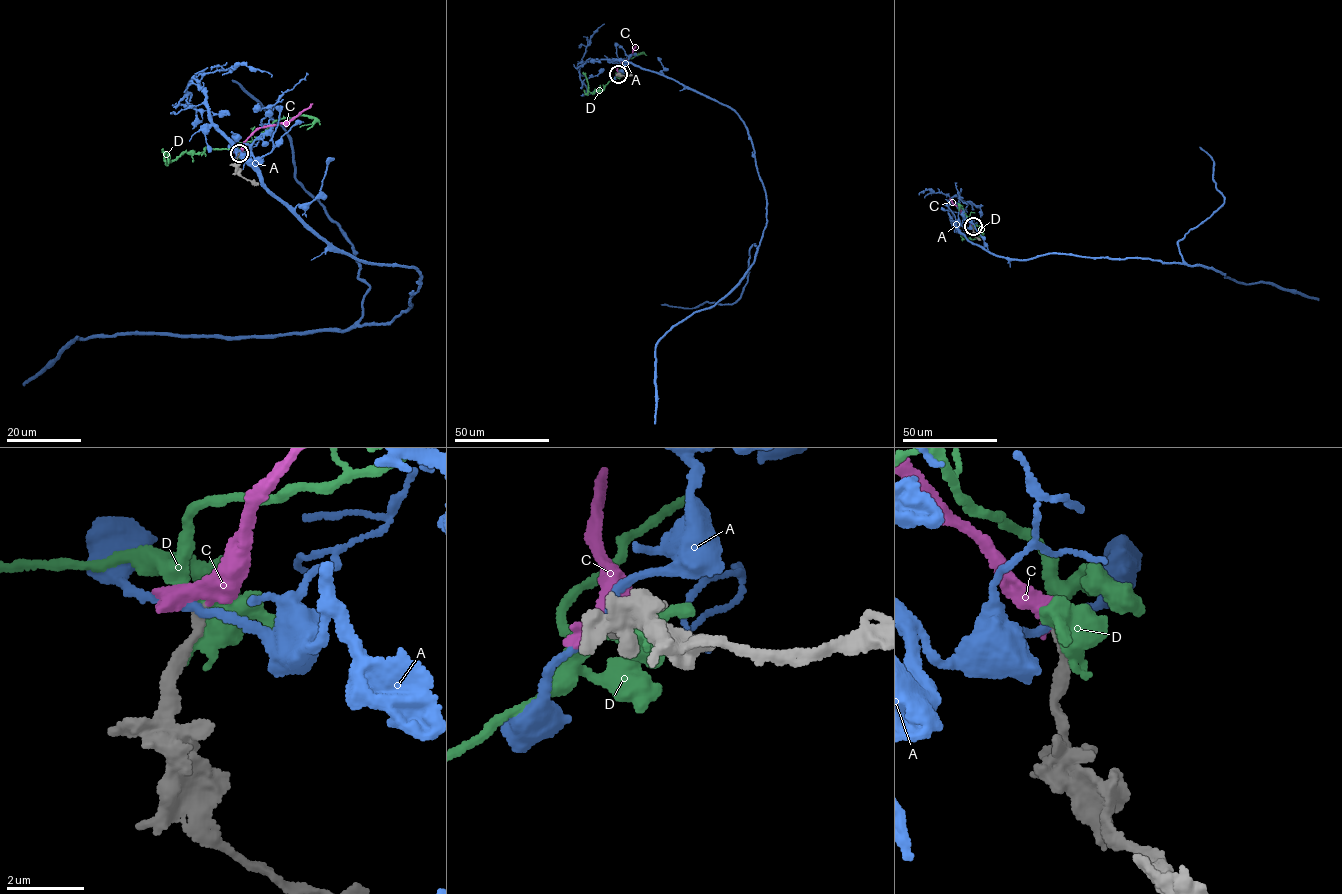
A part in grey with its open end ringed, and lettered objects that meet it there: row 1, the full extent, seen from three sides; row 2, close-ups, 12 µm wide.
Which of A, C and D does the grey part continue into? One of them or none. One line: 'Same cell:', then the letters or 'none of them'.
Same cell: C

